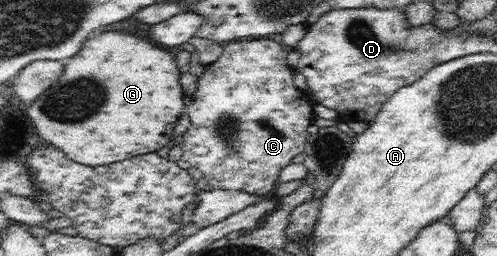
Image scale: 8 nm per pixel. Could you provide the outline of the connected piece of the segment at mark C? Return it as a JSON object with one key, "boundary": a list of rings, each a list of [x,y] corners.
{"boundary":[[[266,38],[242,39],[229,42],[223,47],[220,57],[204,67],[198,81],[198,91],[188,105],[188,115],[192,119],[190,129],[180,145],[181,159],[202,171],[203,183],[224,190],[244,190],[257,195],[268,193],[280,170],[305,151],[309,138],[308,127],[316,119],[314,102],[309,94],[294,84],[293,68],[286,61],[286,52],[280,43]]]}

